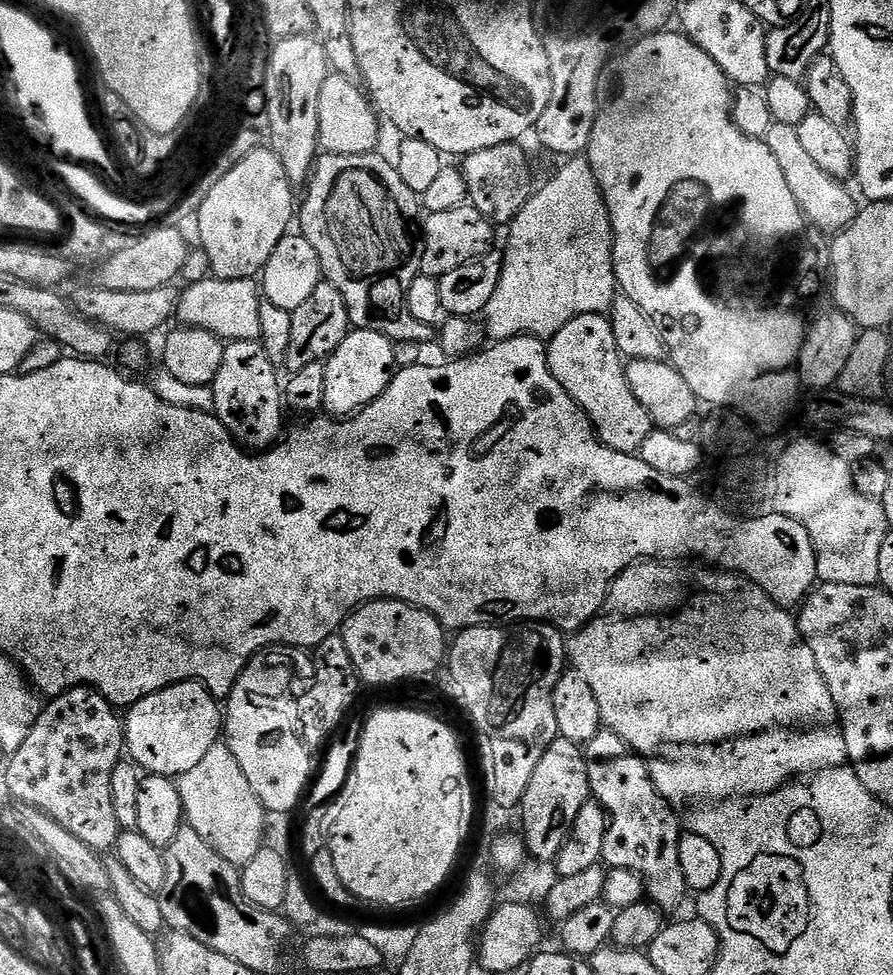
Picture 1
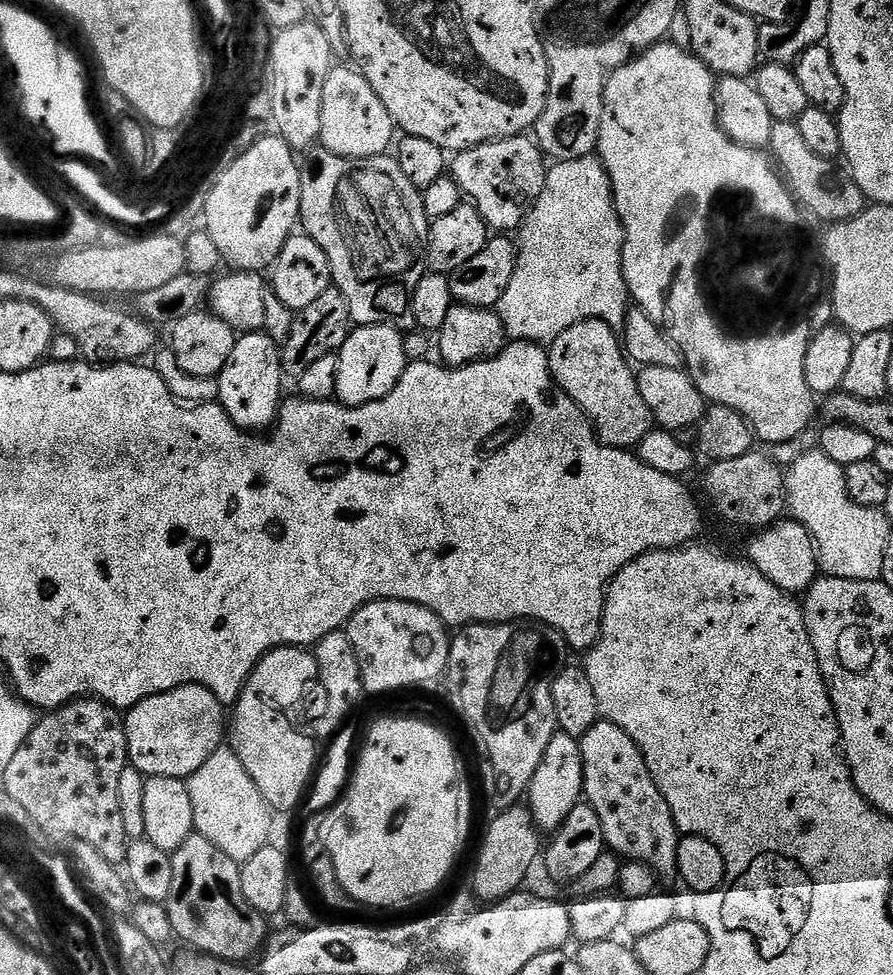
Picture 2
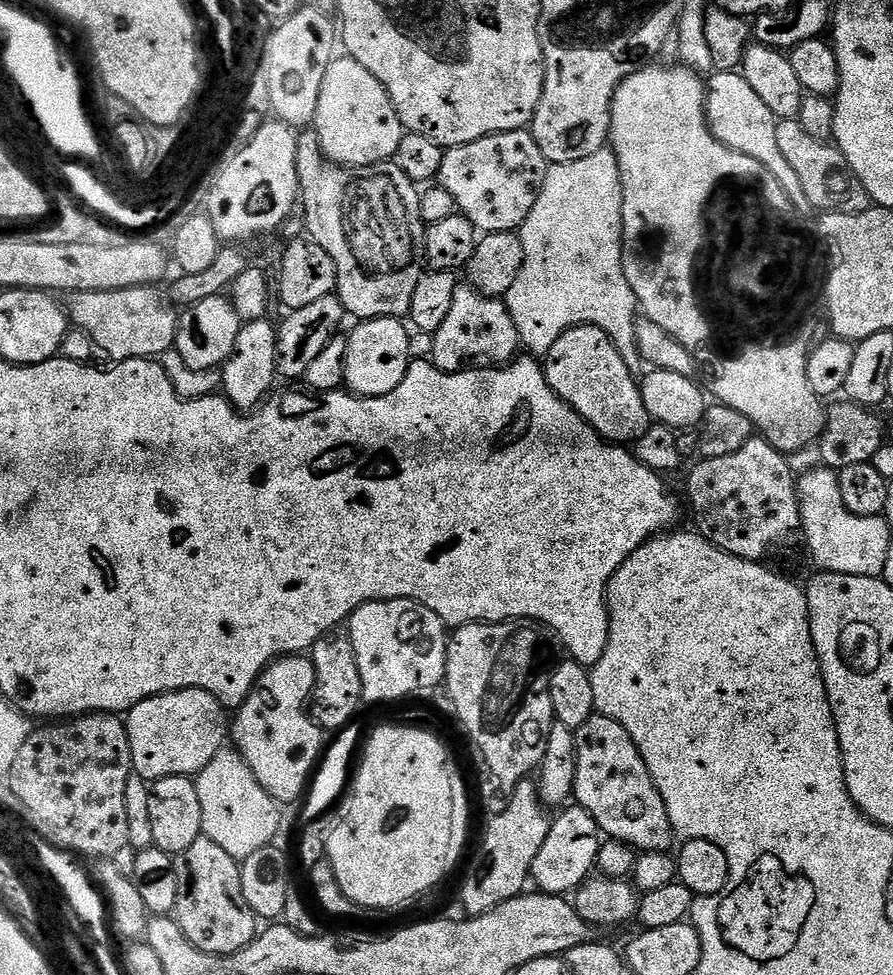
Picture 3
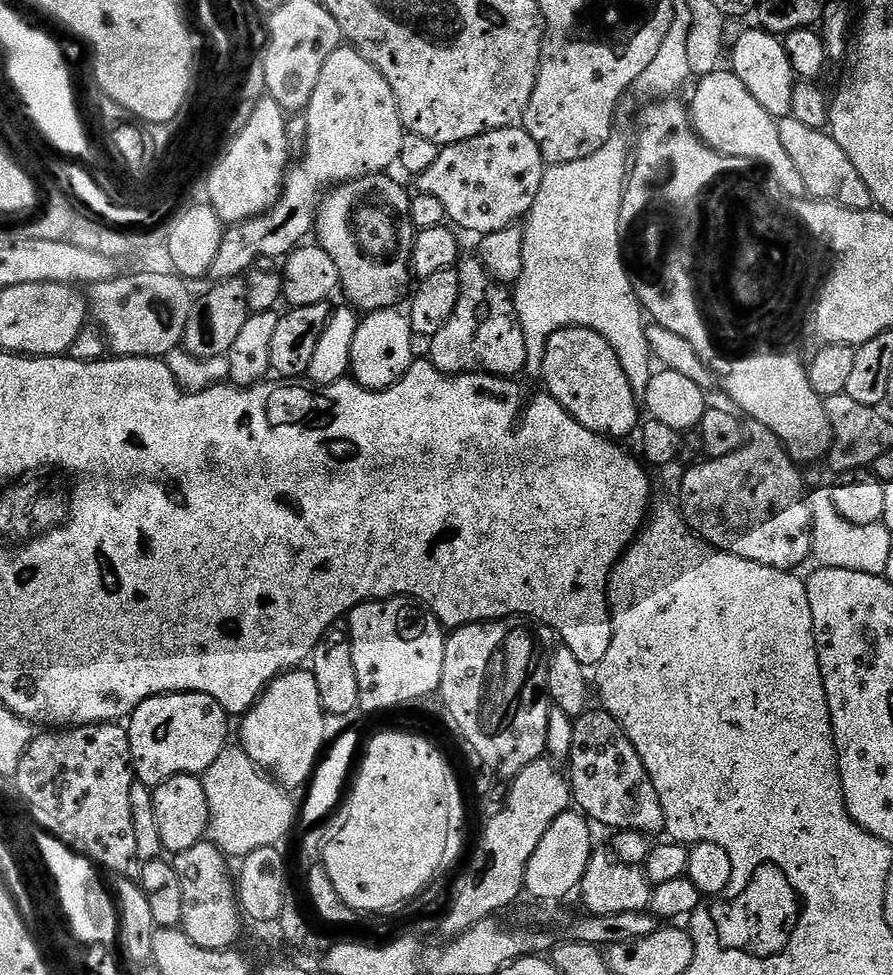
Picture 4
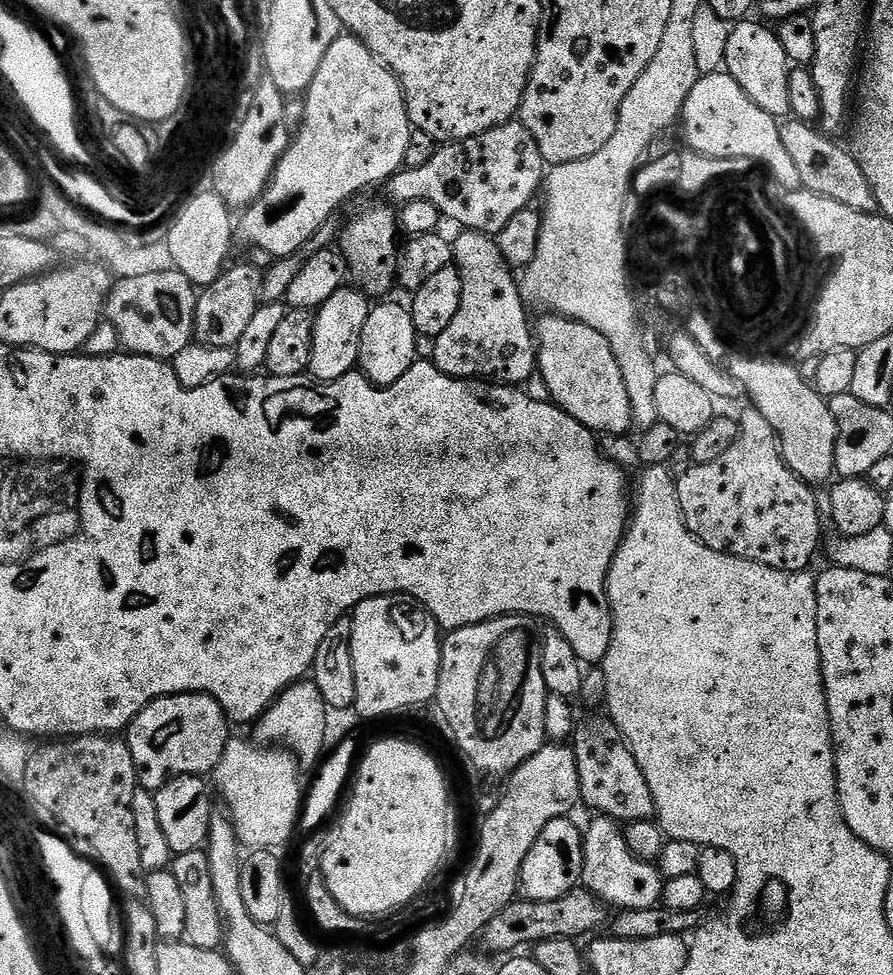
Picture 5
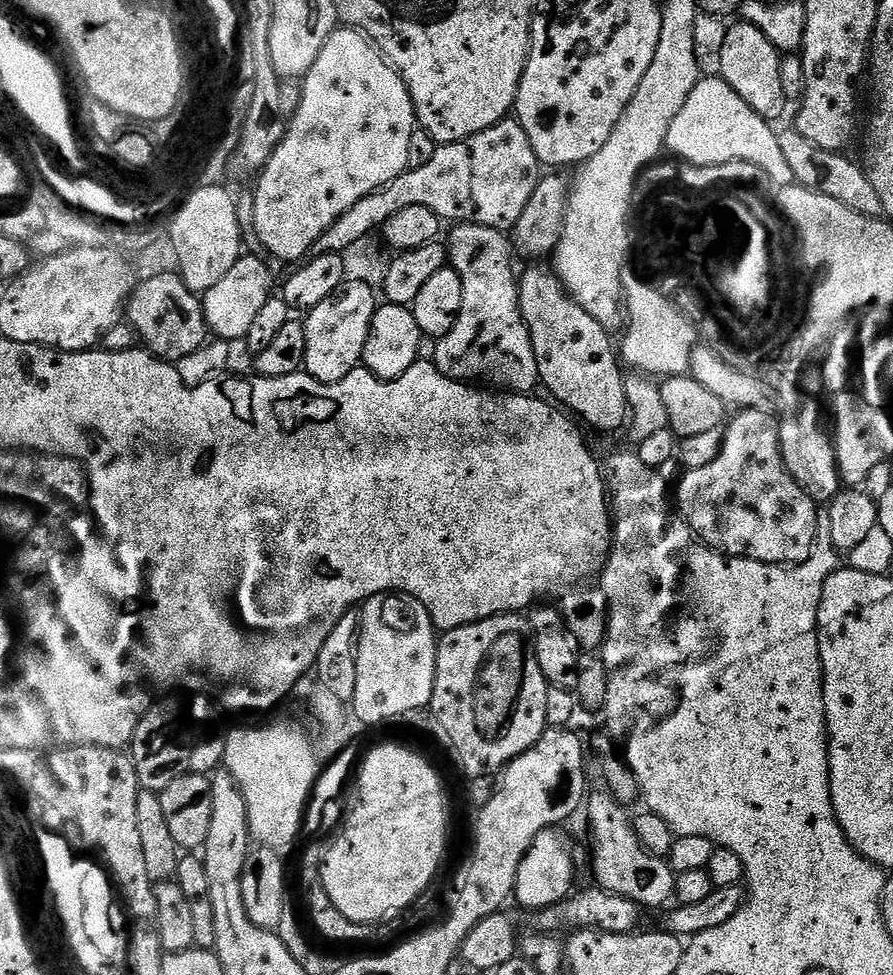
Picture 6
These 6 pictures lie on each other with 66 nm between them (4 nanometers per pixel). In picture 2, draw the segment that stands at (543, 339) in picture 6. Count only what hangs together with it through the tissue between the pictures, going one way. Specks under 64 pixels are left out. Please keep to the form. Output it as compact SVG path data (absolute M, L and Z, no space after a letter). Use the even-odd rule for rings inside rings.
M583 320L562 333L547 349L547 354L556 387L565 392L584 411L603 444L609 444L612 448L632 450L639 446L648 432L653 431L654 421L650 414L650 406L646 406L646 401L642 399L642 390L638 390L637 373L628 357L624 355L617 329L611 328L601 320Z

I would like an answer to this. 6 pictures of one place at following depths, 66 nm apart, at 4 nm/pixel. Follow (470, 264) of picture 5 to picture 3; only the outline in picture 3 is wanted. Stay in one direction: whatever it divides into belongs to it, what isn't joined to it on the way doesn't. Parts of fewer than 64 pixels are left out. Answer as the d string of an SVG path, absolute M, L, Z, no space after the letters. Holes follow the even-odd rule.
M460 286L454 294L454 303L450 305L450 314L446 314L446 322L442 322L434 334L430 360L443 372L499 368L517 359L521 348L520 335L514 326L514 318L510 318L507 303L494 296L483 296L471 286Z

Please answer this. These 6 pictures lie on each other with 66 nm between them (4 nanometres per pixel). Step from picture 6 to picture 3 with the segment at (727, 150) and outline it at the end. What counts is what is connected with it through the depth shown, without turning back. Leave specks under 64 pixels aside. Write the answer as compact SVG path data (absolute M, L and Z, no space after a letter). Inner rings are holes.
M713 71L706 80L704 94L704 116L708 120L708 129L716 135L716 140L725 144L730 150L750 155L762 162L770 173L778 180L779 186L786 192L790 202L799 206L808 204L806 194L802 194L802 182L798 182L798 174L790 167L790 162L782 154L778 146L778 123L776 115L758 98L758 93L746 82L739 71Z

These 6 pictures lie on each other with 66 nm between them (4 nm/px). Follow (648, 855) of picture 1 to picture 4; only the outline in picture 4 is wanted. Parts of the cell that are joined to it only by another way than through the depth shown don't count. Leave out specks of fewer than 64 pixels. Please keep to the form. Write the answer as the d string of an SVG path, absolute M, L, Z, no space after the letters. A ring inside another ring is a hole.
M589 710L574 720L574 746L570 757L570 783L572 799L575 807L589 821L597 825L605 824L611 830L638 830L645 834L660 832L664 827L662 802L658 802L658 790L654 790L654 782L650 782L650 774L646 774L646 766L642 766L642 758L634 750L634 742L626 738L622 726L614 717L603 710Z

